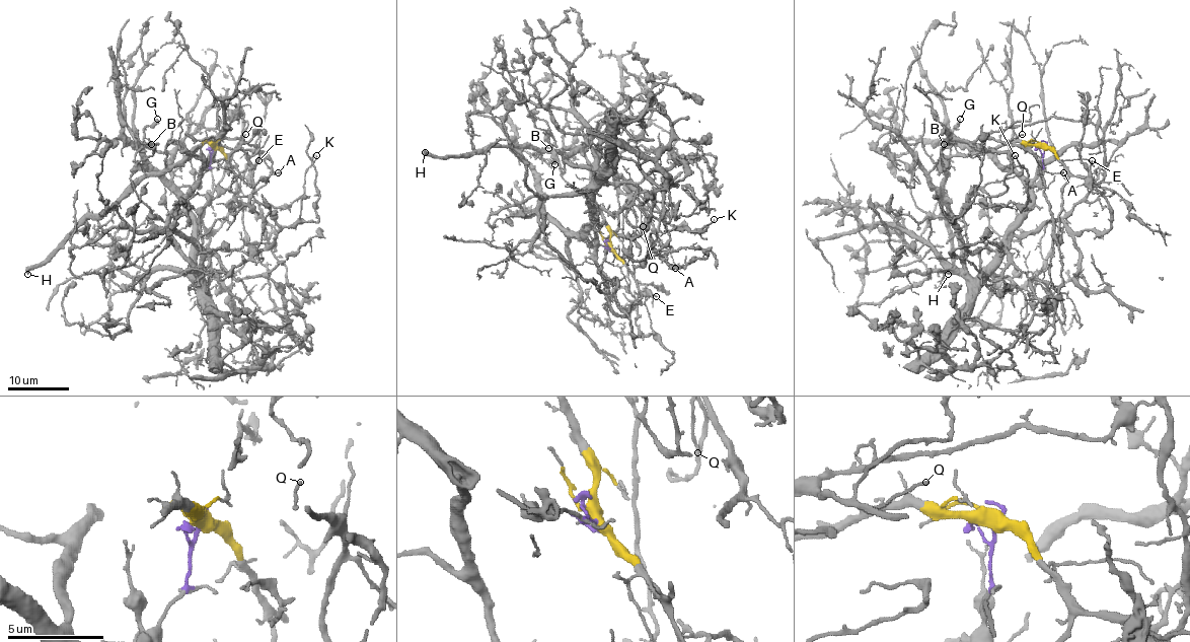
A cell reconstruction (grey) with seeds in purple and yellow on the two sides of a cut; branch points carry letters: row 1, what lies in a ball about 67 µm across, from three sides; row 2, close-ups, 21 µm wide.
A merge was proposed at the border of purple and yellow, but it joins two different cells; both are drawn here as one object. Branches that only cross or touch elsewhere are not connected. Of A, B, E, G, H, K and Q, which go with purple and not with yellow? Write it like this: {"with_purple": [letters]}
{"with_purple": []}

